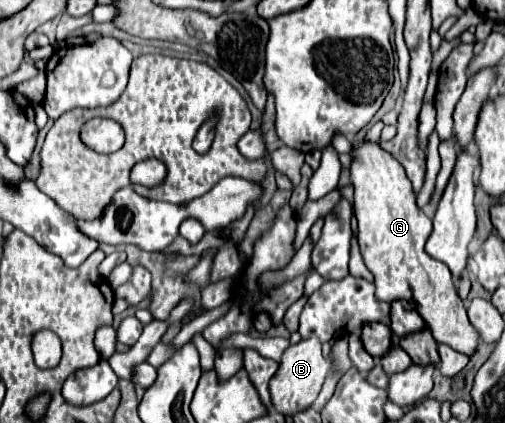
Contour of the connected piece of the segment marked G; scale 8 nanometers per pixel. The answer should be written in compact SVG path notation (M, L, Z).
M363 141L361 147L351 151L351 185L353 185L353 203L355 203L355 219L359 223L359 247L361 255L365 259L367 269L375 277L375 287L377 287L377 297L379 301L395 301L395 299L405 299L415 305L415 311L425 319L431 321L427 323L431 331L435 333L437 343L447 343L455 351L471 357L481 341L477 329L471 325L465 305L455 293L455 285L451 279L451 273L447 273L447 267L433 257L425 253L425 241L431 235L431 219L417 207L415 203L415 191L411 187L411 181L405 175L403 165L391 157L389 151L385 151L379 143L373 141Z

